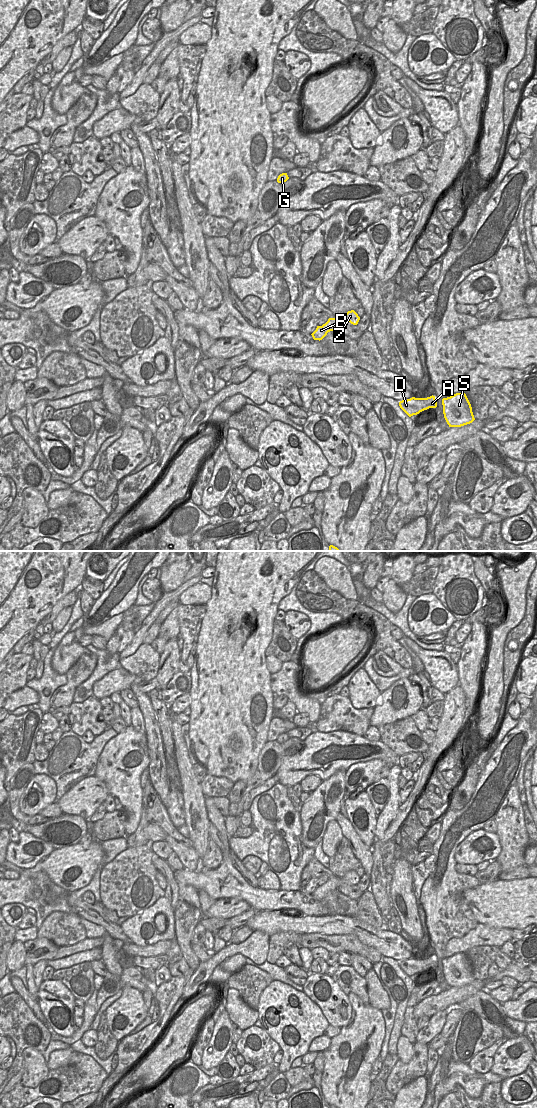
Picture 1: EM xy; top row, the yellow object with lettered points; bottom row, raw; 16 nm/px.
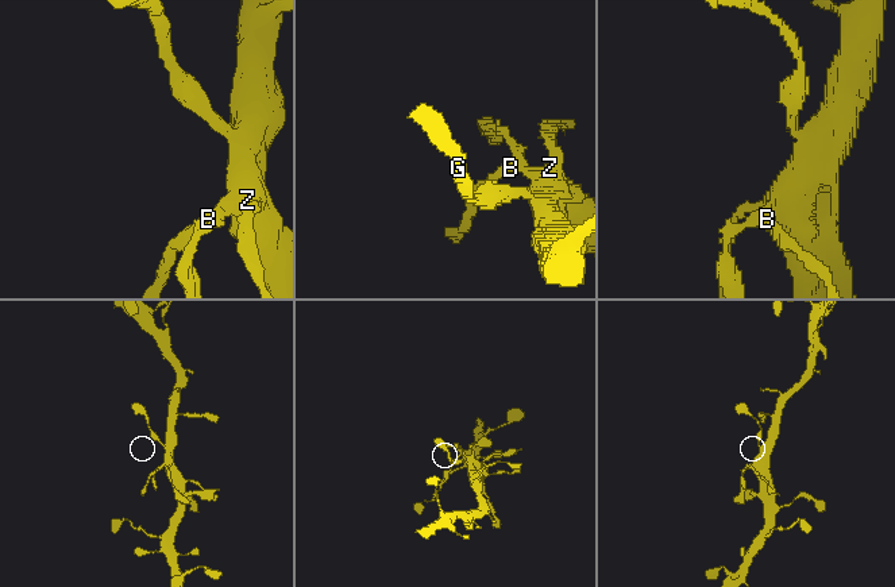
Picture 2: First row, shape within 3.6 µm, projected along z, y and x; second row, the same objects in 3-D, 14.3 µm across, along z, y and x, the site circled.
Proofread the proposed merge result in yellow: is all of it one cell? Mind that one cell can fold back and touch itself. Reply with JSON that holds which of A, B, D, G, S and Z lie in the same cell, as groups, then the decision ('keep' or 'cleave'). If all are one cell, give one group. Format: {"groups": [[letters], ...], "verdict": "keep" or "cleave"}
{"groups": [["A", "B", "D", "G", "S", "Z"]], "verdict": "keep"}

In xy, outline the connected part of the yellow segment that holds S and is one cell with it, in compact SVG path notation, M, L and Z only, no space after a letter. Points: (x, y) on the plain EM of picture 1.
M456 953L442 959L444 978L449 987L461 987L472 983L475 978L465 953Z

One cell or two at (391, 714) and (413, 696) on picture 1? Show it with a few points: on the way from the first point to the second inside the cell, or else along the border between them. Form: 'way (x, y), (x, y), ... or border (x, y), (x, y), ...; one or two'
way (398, 711), (406, 709), (409, 703); one

